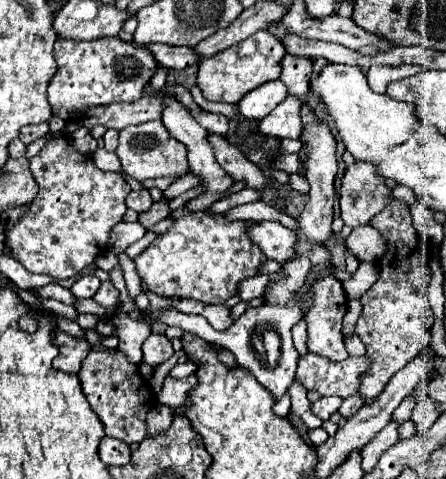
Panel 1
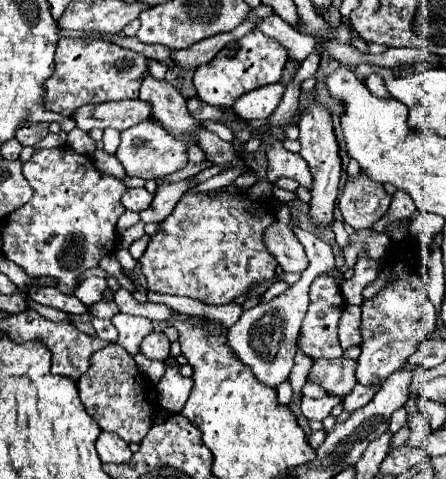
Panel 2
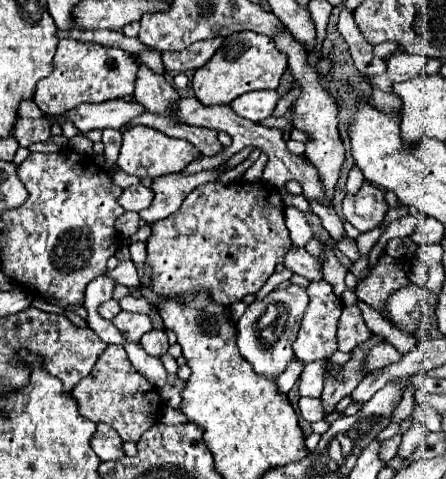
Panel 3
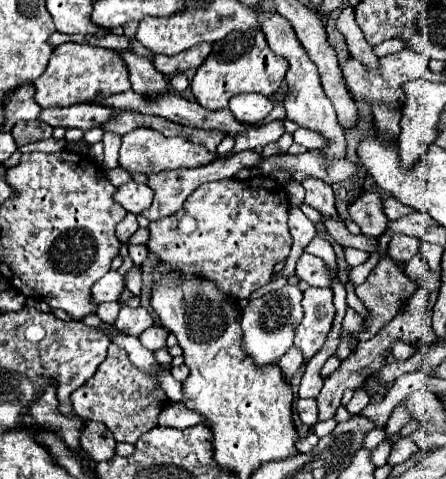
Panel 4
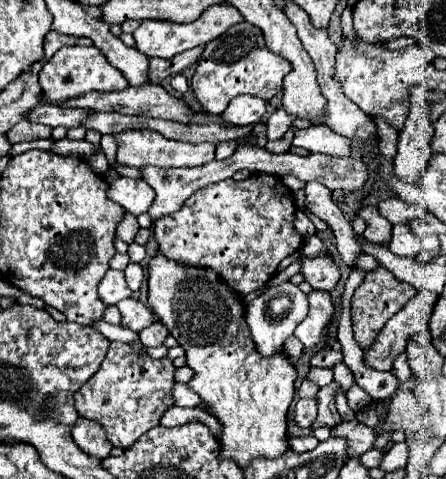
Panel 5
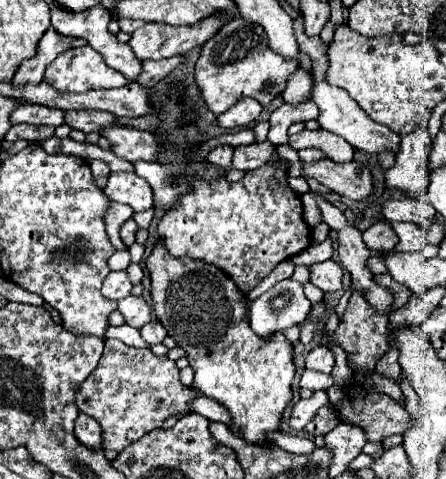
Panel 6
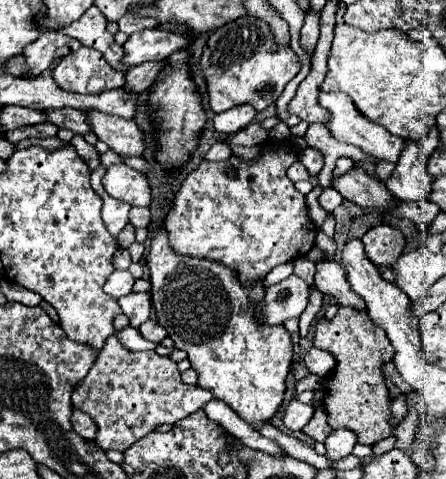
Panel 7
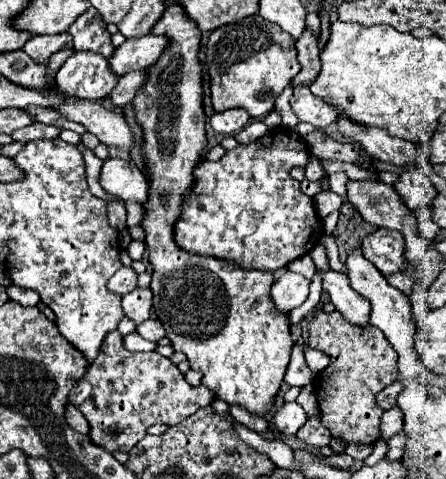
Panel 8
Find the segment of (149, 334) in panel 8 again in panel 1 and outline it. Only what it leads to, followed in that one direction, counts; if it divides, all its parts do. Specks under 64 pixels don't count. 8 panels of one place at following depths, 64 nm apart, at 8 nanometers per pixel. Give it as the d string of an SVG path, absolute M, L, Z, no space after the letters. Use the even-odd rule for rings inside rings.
M150 334L148 340L142 344L144 362L150 366L160 366L162 362L174 356L174 348L164 334Z

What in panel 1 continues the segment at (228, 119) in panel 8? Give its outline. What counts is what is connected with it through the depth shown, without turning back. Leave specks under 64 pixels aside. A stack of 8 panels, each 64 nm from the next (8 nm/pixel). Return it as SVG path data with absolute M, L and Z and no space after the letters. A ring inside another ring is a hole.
M280 80L262 84L260 88L254 88L248 96L244 96L238 102L238 110L242 116L246 118L254 118L254 120L262 120L266 118L284 98L288 96L284 84Z

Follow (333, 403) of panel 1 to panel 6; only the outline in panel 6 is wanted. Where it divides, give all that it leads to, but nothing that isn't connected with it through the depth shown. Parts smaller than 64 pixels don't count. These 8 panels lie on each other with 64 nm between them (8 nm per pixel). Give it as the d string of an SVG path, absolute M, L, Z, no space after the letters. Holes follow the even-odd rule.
M324 390L314 392L314 396L308 398L308 400L298 400L298 402L294 404L294 408L292 408L290 426L292 426L294 430L302 430L302 428L316 416L318 408L324 406L324 404L328 404L328 396L326 396Z

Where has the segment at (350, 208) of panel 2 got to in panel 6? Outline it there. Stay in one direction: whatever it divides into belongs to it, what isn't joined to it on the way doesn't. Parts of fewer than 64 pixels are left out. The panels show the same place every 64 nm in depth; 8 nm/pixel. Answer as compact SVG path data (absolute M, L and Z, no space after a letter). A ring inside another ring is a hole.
M374 222L364 234L362 234L366 246L372 250L372 252L378 252L378 254L388 254L392 252L392 248L396 246L396 234L392 230L392 226L388 222Z

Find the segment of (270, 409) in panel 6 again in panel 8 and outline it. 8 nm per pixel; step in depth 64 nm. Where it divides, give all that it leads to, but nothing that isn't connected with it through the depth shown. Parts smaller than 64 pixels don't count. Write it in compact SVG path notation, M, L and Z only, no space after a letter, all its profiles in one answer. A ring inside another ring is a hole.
M166 4L166 12L162 14L162 18L156 22L156 26L152 28L152 34L164 34L170 38L170 46L166 48L166 52L160 56L160 60L150 68L150 76L144 84L144 88L138 92L138 96L134 98L134 106L136 106L136 118L140 122L140 126L144 128L144 158L146 158L146 164L148 164L148 170L150 170L150 176L152 176L152 182L150 182L150 198L148 202L144 204L146 208L146 216L142 220L142 226L146 230L146 244L148 244L148 260L152 264L152 282L150 282L150 290L154 292L154 312L158 316L158 320L164 324L164 330L166 330L166 336L170 338L174 350L182 350L186 356L188 356L188 362L190 362L190 368L192 370L200 370L204 374L202 378L202 384L206 388L210 388L214 392L214 396L222 398L224 402L228 404L236 404L236 406L242 406L244 410L248 410L250 414L254 416L266 416L266 412L274 406L274 398L280 390L280 384L284 380L284 374L286 374L286 368L288 368L288 362L290 362L290 352L292 352L292 338L290 338L290 326L288 326L288 316L272 316L272 300L268 300L268 288L272 286L274 278L270 272L260 272L260 270L242 270L238 268L236 264L232 262L224 262L224 260L218 260L218 258L208 258L208 256L196 256L196 254L188 254L184 250L180 250L174 242L174 236L172 236L172 226L174 222L178 220L180 216L180 204L182 204L182 194L192 186L192 168L198 164L198 158L200 158L200 152L204 150L206 146L206 132L204 132L204 124L206 124L206 116L204 116L204 108L202 108L202 68L200 68L200 62L198 62L198 48L200 48L200 30L196 28L196 24L192 24L192 20L188 20L188 16L184 16L184 12L180 12L180 8L168 8Z

